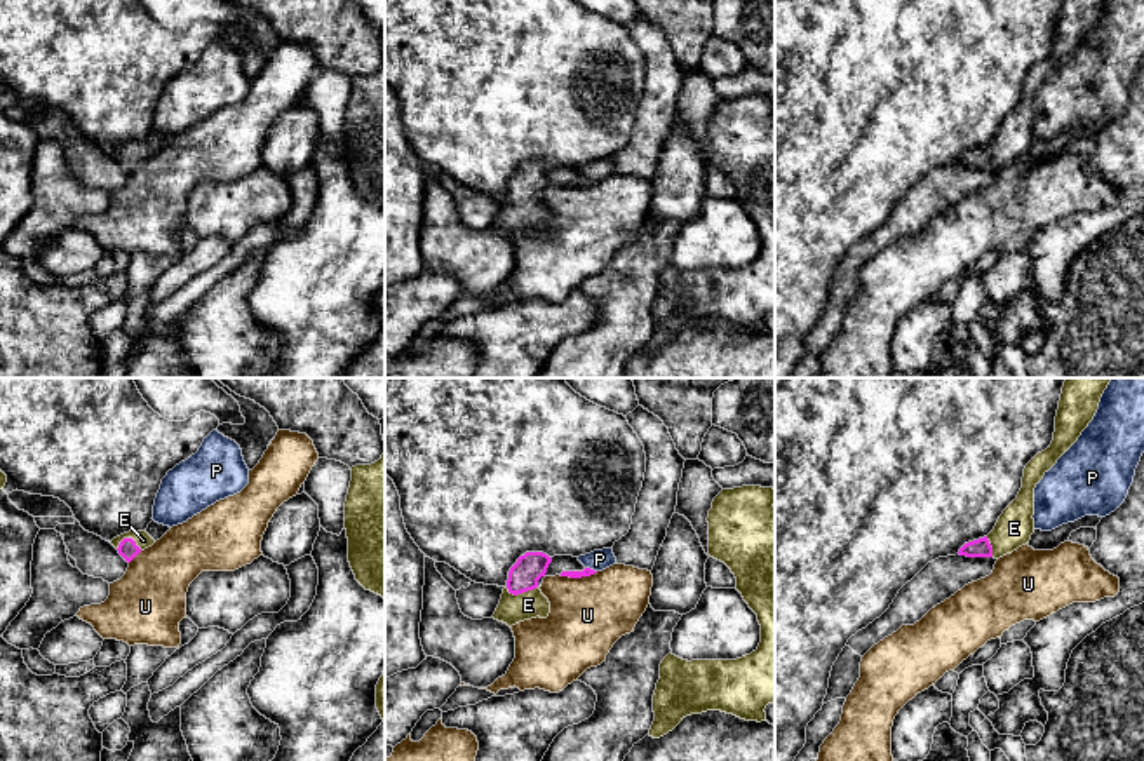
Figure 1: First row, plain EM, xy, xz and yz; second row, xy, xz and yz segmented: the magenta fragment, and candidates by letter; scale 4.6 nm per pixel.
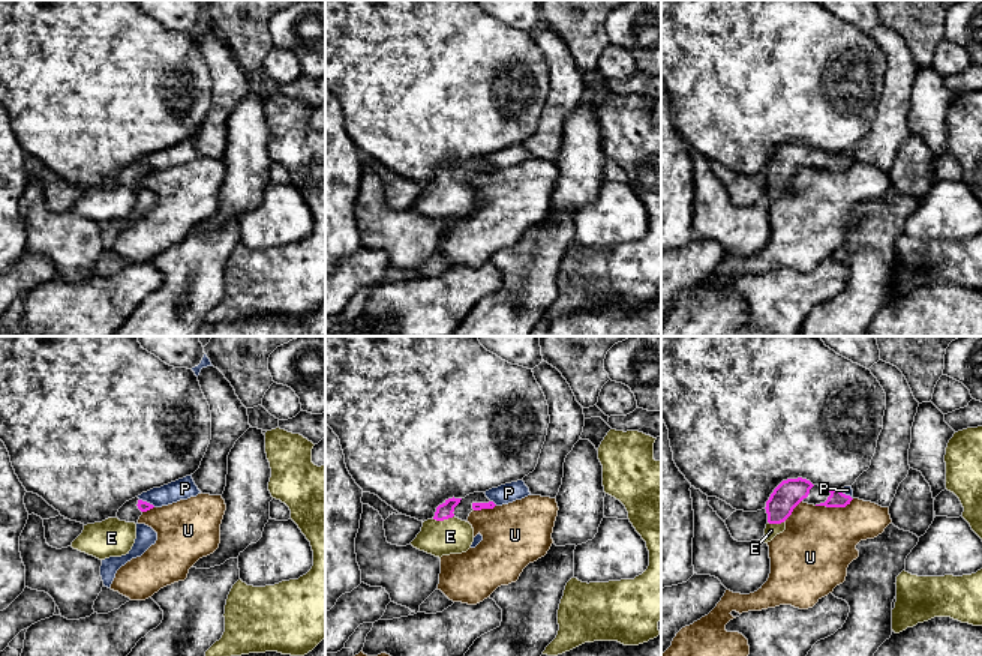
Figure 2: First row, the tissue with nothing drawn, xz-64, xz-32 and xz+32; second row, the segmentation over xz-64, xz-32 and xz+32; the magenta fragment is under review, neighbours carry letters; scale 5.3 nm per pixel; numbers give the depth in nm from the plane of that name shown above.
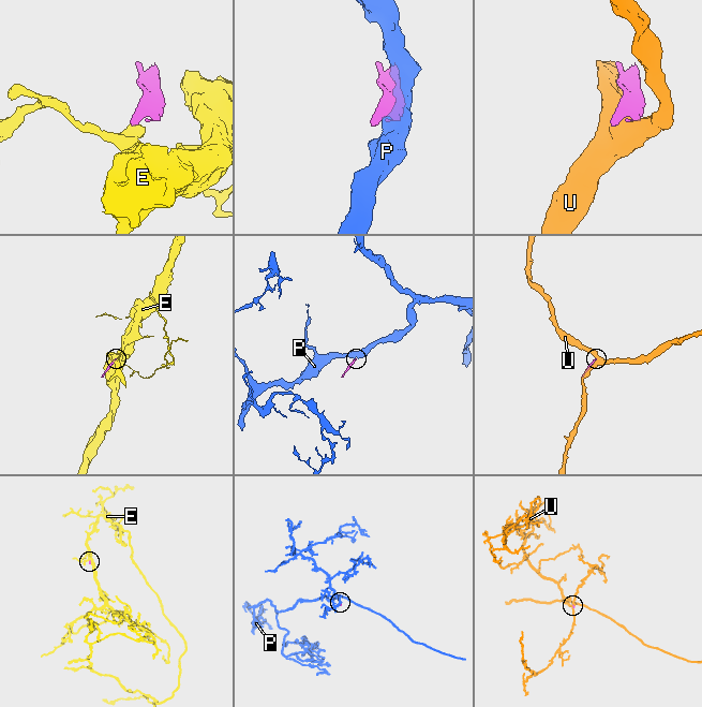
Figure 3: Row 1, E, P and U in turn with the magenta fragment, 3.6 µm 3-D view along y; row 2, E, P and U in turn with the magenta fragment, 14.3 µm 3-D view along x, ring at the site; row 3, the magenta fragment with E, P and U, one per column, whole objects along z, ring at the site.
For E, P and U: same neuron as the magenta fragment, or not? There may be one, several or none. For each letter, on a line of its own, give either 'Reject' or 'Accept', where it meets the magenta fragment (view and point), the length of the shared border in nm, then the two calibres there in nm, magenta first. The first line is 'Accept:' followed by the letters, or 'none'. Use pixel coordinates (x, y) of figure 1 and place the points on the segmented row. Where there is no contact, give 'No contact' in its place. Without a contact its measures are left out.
Accept: E
E: Accept. Touches magenta at xz (521, 592). Shared border 150 nm. Thickness 140 nm (magenta) against 130 nm
P: Reject. Touches magenta at xz (589, 568). Shared border 60 nm. Thickness 50 nm (magenta) against 100 nm
U: Reject. Touches magenta at xz (578, 577). Shared border 180 nm. Thickness 50 nm (magenta) against 360 nm

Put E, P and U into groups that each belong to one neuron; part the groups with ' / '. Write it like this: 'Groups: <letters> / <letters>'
Groups: E / P / U

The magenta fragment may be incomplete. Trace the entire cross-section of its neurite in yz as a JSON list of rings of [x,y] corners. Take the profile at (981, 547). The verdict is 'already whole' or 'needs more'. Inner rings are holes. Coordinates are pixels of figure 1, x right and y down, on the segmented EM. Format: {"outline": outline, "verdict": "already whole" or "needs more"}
{"outline": [[[1066,378],[1052,444],[1024,468],[1017,498],[1003,510],[994,529],[959,549],[966,557],[999,559],[1029,543],[1034,533],[1034,488],[1094,420],[1111,378]]], "verdict": "needs more"}

